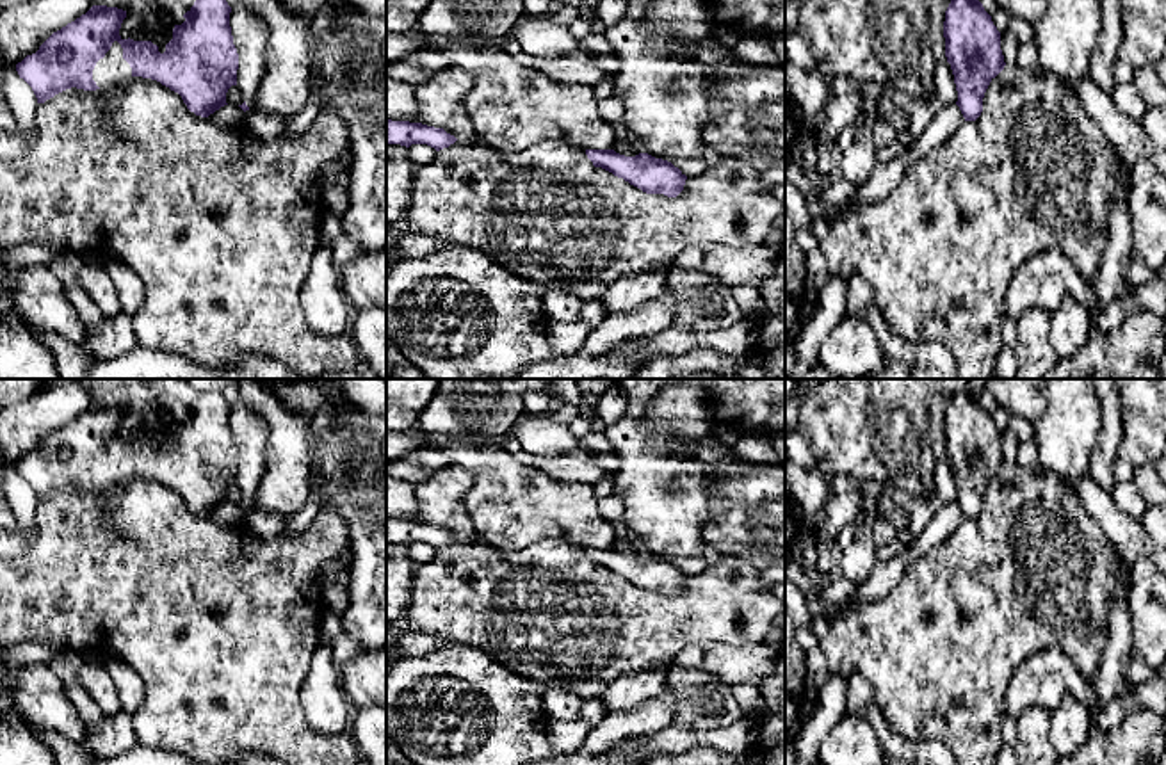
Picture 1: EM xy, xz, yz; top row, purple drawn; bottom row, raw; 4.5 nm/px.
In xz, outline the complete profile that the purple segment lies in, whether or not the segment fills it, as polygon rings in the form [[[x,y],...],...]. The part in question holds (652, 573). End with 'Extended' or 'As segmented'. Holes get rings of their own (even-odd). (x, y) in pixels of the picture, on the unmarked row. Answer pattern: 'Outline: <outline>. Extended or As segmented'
Outline: [[[586,548],[595,566],[602,566],[646,592],[664,592],[676,596],[685,584],[687,575],[671,560],[655,557],[648,552],[625,555],[614,548]]]. As segmented

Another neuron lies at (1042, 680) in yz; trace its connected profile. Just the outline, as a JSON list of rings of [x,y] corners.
[[[1049,648],[1015,669],[1004,708],[1015,719],[1031,706],[1054,712],[1066,694],[1073,694],[1091,712],[1100,708],[1097,680],[1084,678],[1066,653]]]

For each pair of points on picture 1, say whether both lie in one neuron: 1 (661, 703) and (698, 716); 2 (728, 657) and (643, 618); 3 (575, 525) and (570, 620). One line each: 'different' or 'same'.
1: different
2: different
3: different

